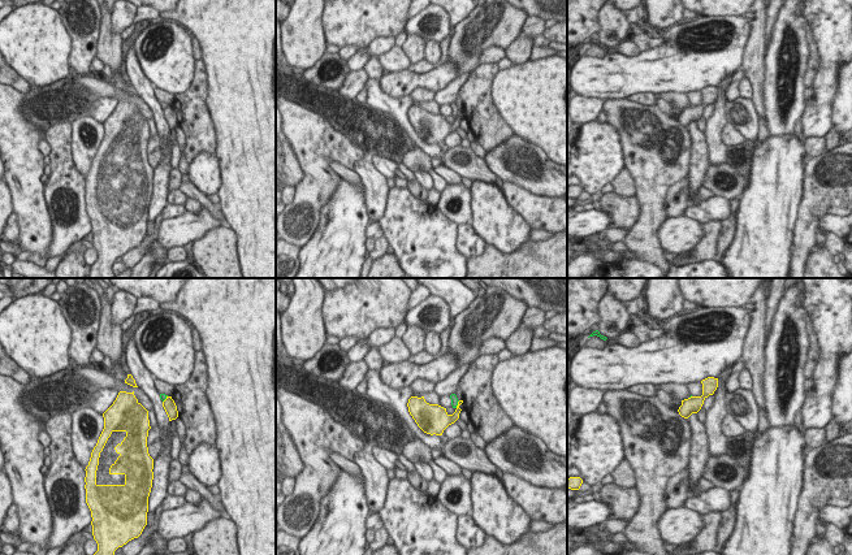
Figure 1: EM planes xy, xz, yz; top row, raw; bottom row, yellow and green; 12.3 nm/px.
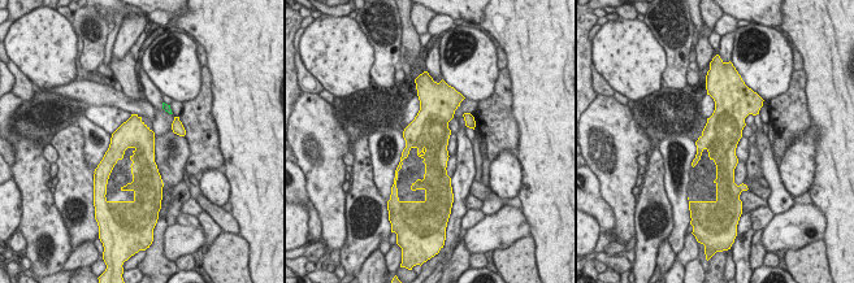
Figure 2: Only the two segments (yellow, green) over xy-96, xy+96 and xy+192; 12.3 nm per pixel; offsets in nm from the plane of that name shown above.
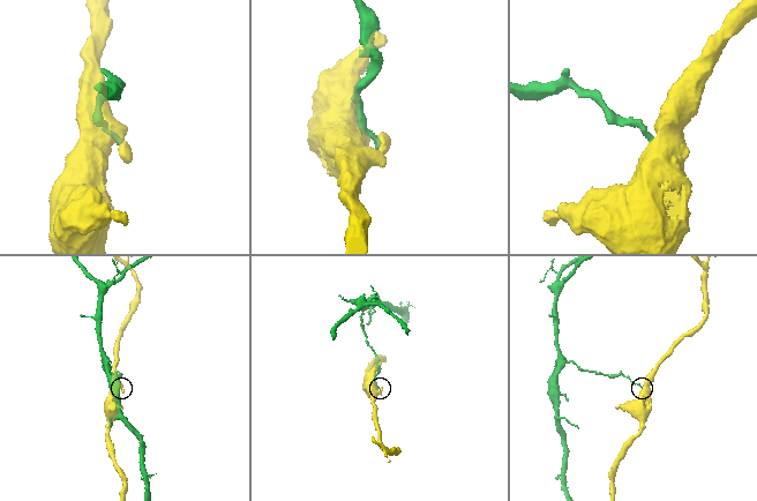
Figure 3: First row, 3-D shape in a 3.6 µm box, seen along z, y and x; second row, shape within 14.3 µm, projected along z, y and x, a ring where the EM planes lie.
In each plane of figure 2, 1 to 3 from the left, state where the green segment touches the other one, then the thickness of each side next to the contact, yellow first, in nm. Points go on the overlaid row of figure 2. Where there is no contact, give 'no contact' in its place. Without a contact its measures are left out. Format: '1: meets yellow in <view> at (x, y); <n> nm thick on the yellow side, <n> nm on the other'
1: no contact
2: no contact
3: no contact

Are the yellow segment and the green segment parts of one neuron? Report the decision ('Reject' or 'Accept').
Reject.

